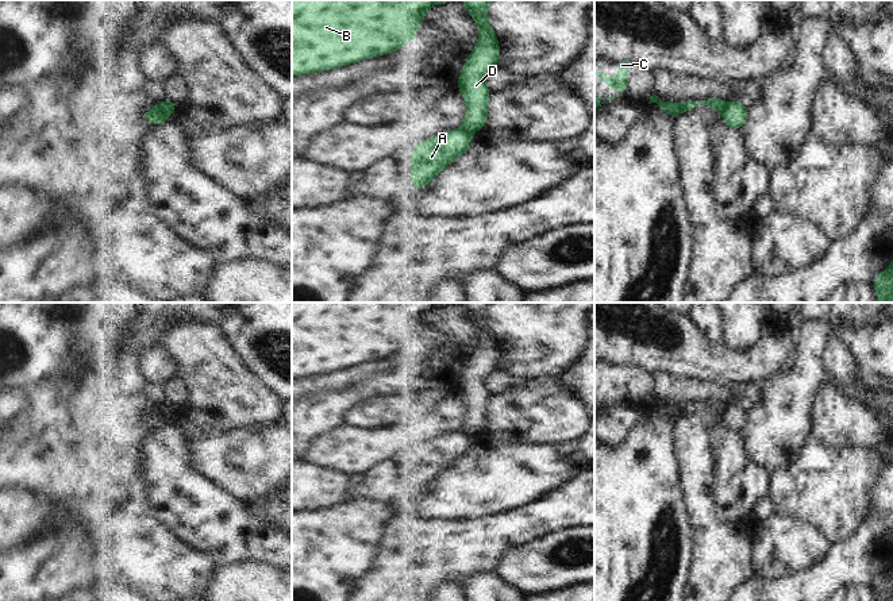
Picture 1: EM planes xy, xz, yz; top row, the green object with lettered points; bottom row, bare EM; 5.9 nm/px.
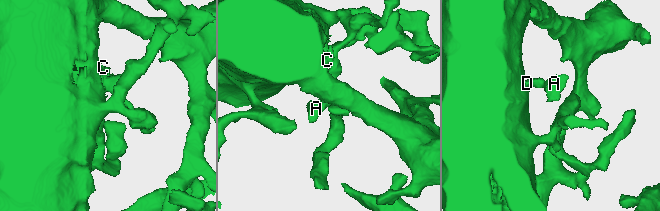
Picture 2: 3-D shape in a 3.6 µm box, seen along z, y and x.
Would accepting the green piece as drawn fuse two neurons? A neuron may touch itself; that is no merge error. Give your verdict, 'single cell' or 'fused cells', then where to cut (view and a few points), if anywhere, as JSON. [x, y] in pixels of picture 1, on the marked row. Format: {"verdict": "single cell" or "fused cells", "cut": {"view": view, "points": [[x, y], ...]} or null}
{"verdict": "fused cells", "cut": {"view": "xy", "points": [[158, 104], [169, 116]]}}

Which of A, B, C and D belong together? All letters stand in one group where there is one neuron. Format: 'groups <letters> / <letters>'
groups A / B C D

